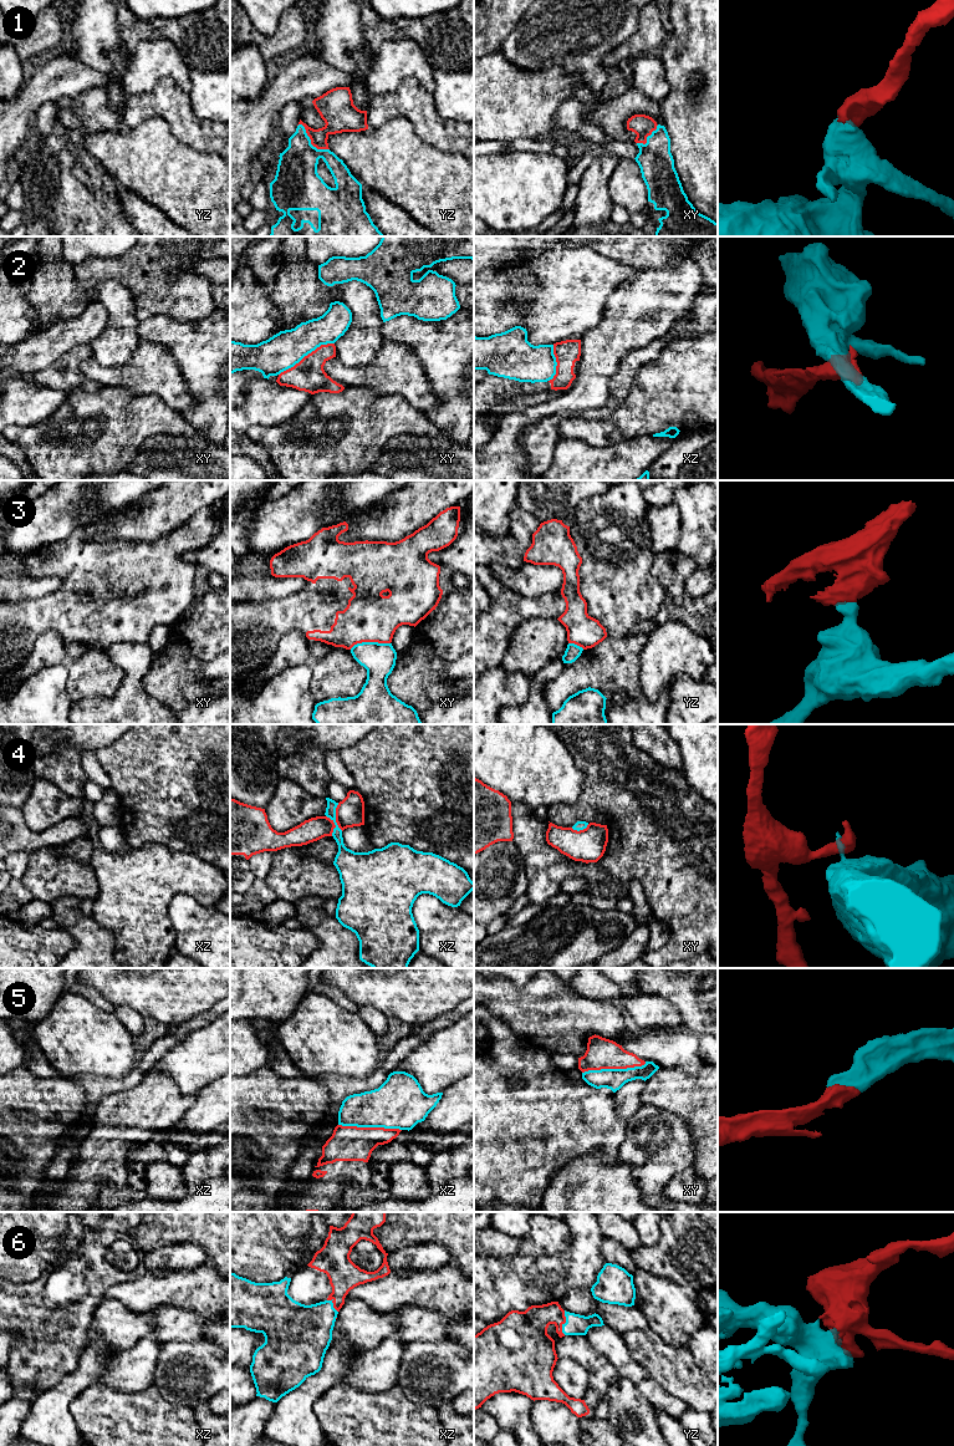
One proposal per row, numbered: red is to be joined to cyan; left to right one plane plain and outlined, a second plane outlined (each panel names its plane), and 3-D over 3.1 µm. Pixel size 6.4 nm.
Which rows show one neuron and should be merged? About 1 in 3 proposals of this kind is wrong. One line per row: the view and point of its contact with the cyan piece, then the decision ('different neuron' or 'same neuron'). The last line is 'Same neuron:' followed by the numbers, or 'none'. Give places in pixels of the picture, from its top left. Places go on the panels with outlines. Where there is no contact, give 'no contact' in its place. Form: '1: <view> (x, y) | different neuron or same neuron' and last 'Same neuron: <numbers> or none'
1: yz (310, 142) | same neuron
2: xy (306, 355) | different neuron
3: xy (370, 642) | different neuron
4: xz (335, 819) | different neuron
5: xy (613, 1069) | same neuron
6: yz (565, 1323) | same neuron
Same neuron: 1, 5, 6

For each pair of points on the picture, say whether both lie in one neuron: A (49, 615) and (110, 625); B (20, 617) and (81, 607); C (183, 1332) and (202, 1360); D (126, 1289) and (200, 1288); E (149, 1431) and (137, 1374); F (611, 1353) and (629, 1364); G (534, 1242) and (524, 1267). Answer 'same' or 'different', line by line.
A: same
B: same
C: different
D: same
E: different
F: same
G: different

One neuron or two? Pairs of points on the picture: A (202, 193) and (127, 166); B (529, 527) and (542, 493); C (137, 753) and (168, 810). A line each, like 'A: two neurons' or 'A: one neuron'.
A: one neuron
B: two neurons
C: one neuron

